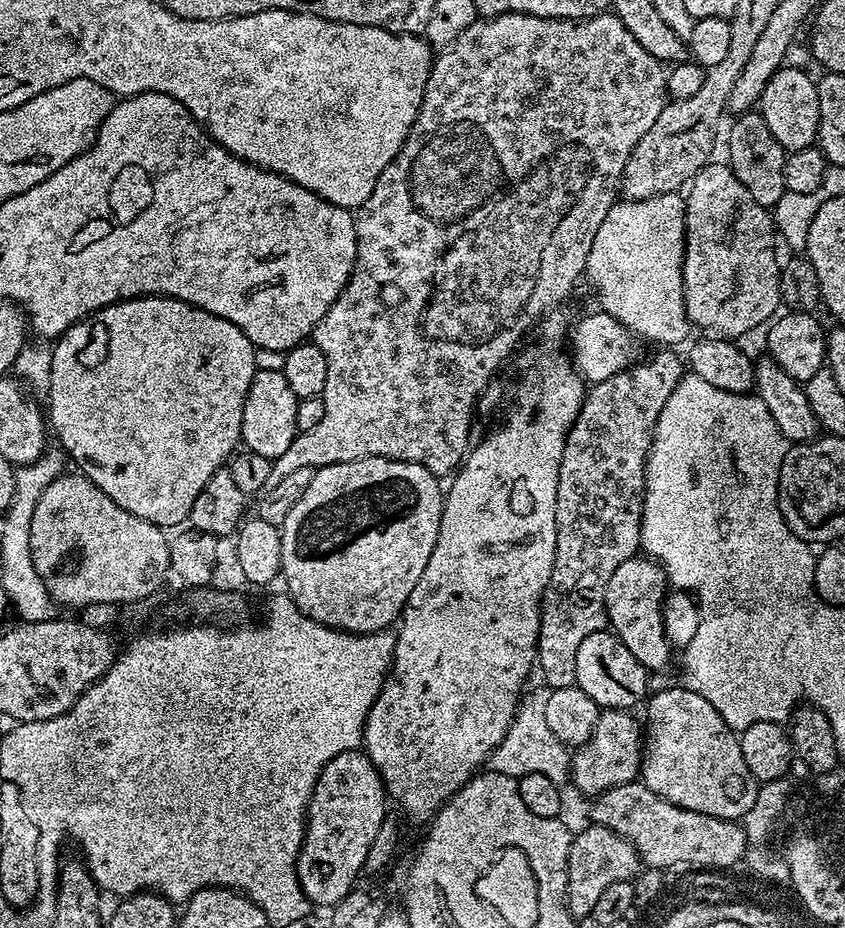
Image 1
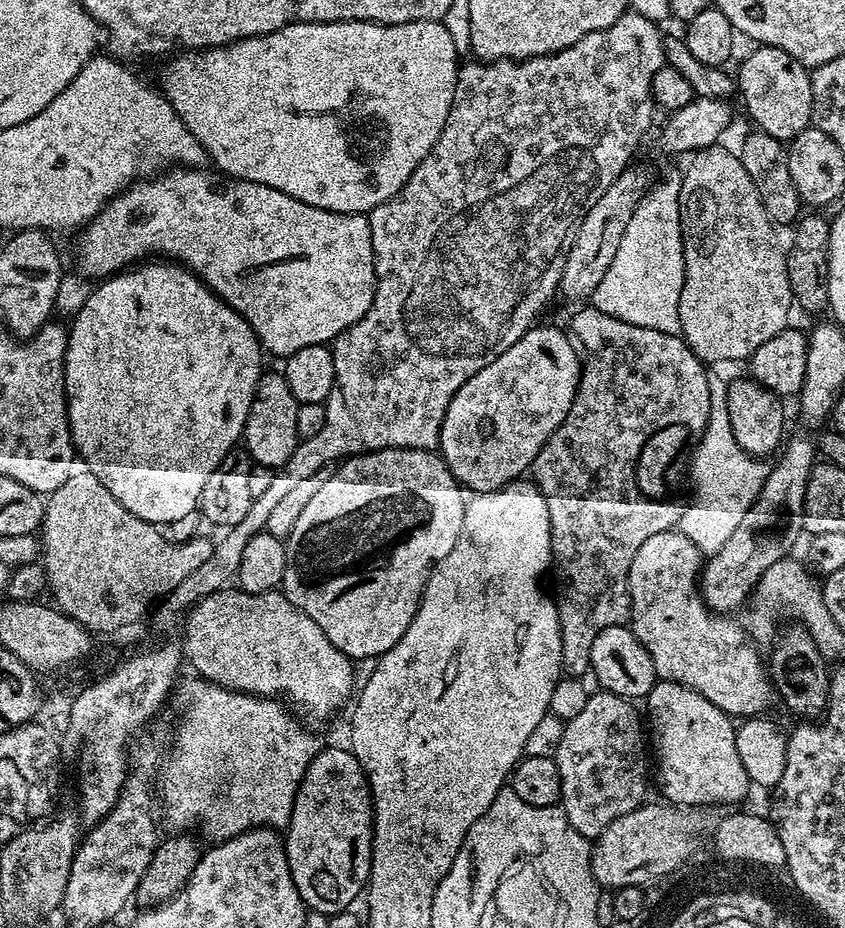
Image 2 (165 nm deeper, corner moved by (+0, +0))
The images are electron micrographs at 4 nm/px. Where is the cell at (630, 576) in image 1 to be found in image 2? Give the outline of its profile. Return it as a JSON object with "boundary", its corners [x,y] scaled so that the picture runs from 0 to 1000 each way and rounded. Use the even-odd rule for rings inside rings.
{"boundary":[[[802,571],[774,575],[766,584],[760,584],[750,606],[746,606],[743,615],[743,644],[748,654],[746,676],[764,696],[769,713],[774,713],[778,730],[799,737],[812,739],[831,752],[845,756],[850,765],[867,774],[890,774],[904,763],[909,750],[909,728],[904,725],[904,716],[895,704],[896,695],[888,689],[886,682],[866,669],[862,662],[844,659],[833,651],[828,640],[827,624],[831,615],[831,597],[817,580]]]}

